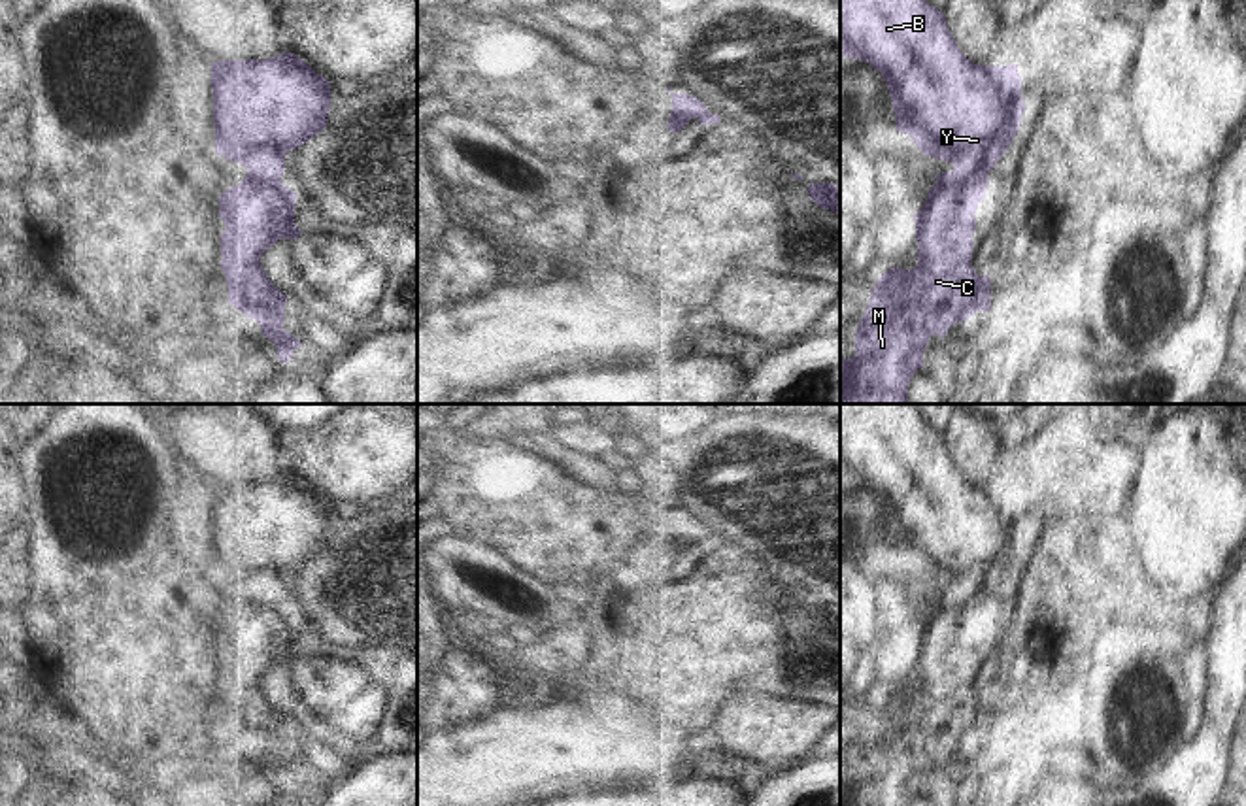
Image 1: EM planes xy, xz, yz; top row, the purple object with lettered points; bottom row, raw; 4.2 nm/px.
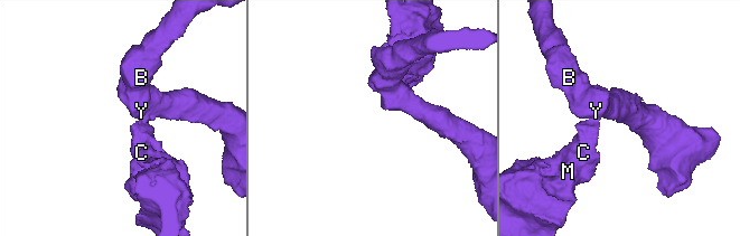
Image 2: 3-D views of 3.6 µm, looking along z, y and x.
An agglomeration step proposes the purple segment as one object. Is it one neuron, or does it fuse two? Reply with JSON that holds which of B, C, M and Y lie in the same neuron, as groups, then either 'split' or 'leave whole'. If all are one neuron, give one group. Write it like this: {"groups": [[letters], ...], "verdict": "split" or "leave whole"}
{"groups": [["B", "Y"], ["C", "M"]], "verdict": "split"}

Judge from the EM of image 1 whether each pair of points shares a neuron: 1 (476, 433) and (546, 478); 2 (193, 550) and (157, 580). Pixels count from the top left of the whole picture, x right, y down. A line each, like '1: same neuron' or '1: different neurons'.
1: different neurons
2: different neurons

